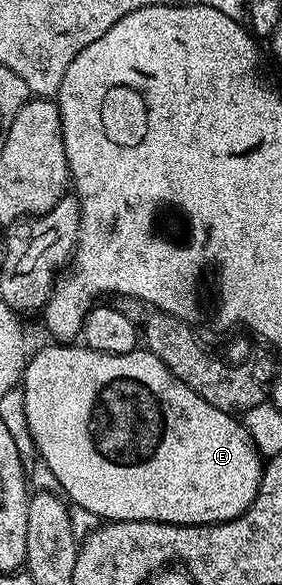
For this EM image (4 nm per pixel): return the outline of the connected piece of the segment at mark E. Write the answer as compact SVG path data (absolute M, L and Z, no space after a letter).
M81 344L54 345L58 346L46 346L43 350L38 350L35 354L33 351L33 353L29 355L26 363L26 371L22 373L22 380L20 383L20 391L22 390L22 414L26 417L26 430L30 433L30 438L34 441L35 448L38 449L37 457L44 464L48 464L48 468L52 468L52 476L56 476L56 480L58 481L58 490L61 491L73 505L84 508L88 512L92 512L99 520L109 520L112 522L171 522L173 526L210 526L213 522L231 522L232 519L240 517L241 514L245 514L248 507L252 504L252 500L258 494L258 485L262 479L262 471L264 469L264 458L263 455L259 454L258 449L254 447L252 436L246 431L245 425L243 425L239 419L237 422L237 420L234 419L237 417L235 417L231 411L221 410L212 404L208 404L208 400L204 400L204 396L192 392L192 388L188 388L188 384L184 384L180 381L155 354L151 354L150 351L145 348L139 348L127 354L105 354L104 352L89 350L87 346Z

